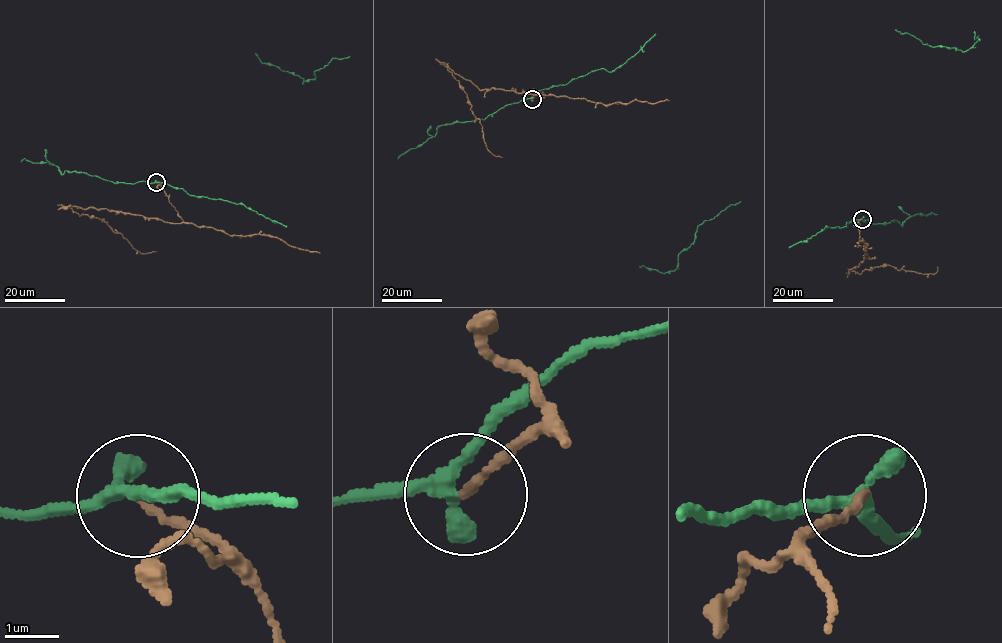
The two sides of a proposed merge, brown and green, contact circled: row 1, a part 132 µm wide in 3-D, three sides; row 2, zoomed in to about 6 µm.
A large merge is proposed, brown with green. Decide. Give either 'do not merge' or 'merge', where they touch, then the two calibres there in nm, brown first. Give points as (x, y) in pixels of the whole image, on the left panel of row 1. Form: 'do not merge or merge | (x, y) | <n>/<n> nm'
do not merge | (156, 182) | 140/260 nm

